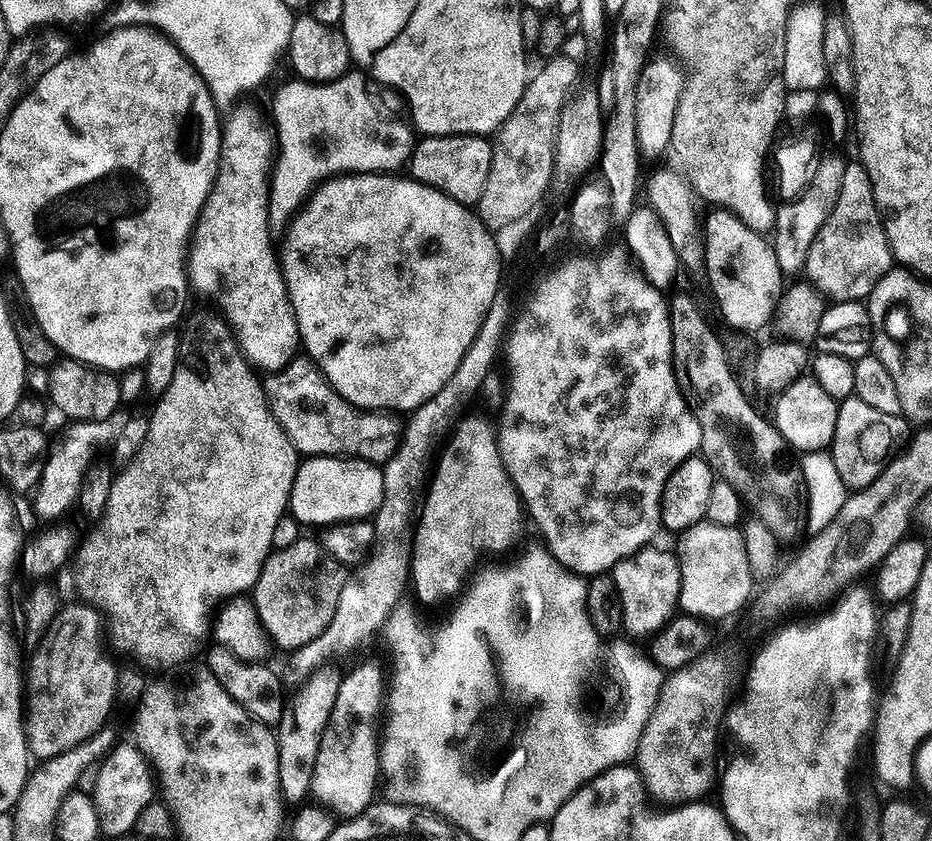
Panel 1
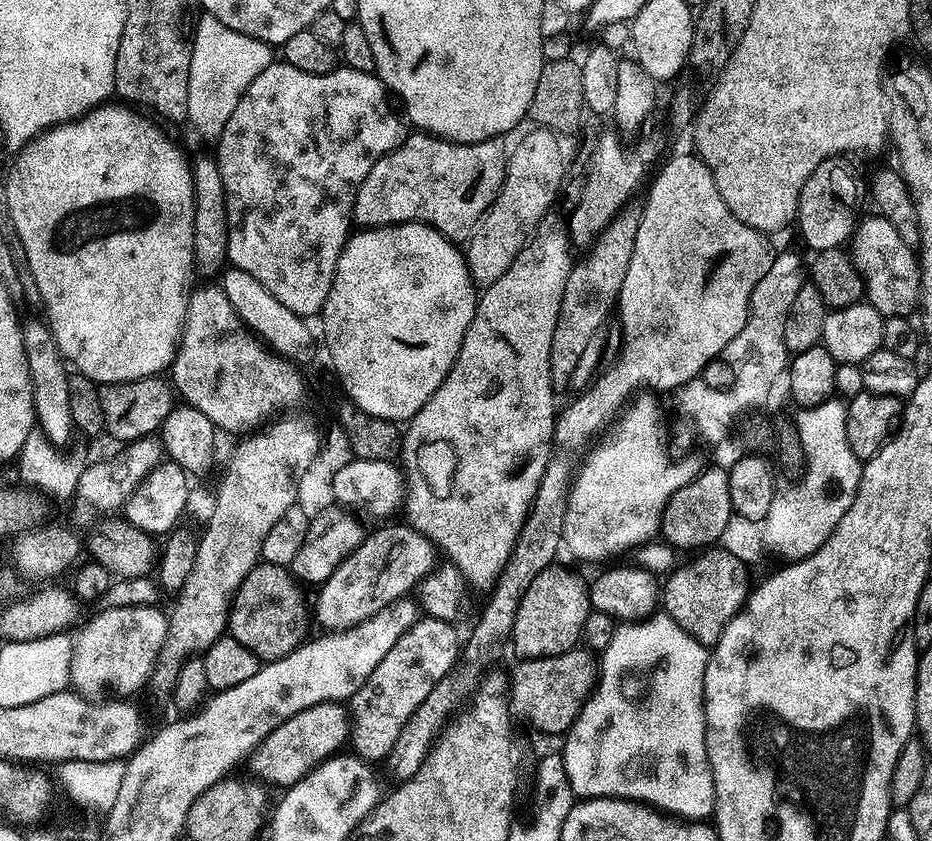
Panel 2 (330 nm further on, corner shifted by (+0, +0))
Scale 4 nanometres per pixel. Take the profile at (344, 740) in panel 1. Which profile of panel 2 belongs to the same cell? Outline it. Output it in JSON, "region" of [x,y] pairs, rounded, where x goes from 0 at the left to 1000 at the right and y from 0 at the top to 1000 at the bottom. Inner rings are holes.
{"region":[[[452,735],[447,737],[423,769],[414,782],[401,792],[397,806],[378,826],[376,834],[376,889],[387,904],[396,906],[415,905],[421,895],[431,863],[453,839],[457,825],[483,795],[489,791],[496,769],[496,756],[488,751],[486,743],[479,737]]]}

